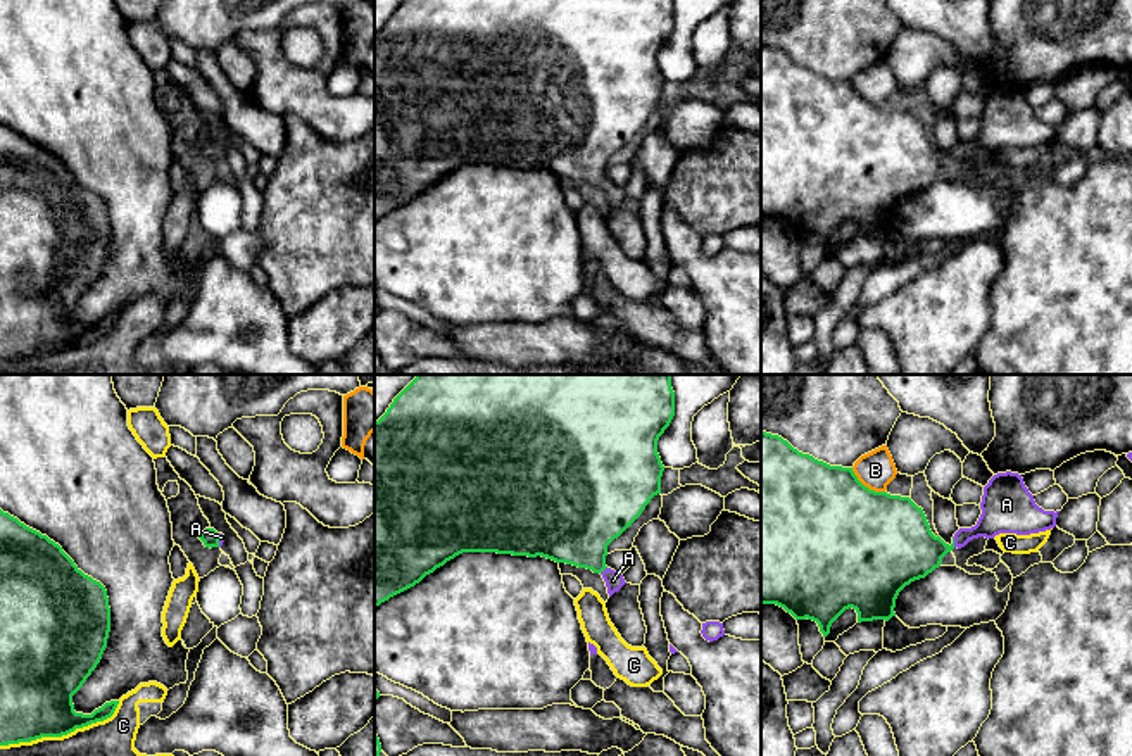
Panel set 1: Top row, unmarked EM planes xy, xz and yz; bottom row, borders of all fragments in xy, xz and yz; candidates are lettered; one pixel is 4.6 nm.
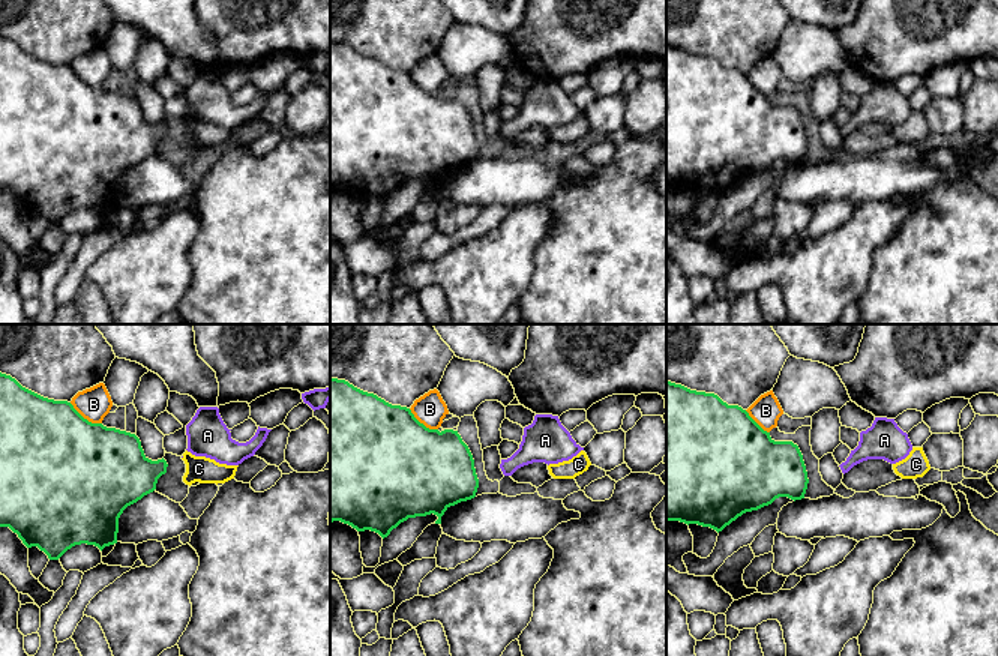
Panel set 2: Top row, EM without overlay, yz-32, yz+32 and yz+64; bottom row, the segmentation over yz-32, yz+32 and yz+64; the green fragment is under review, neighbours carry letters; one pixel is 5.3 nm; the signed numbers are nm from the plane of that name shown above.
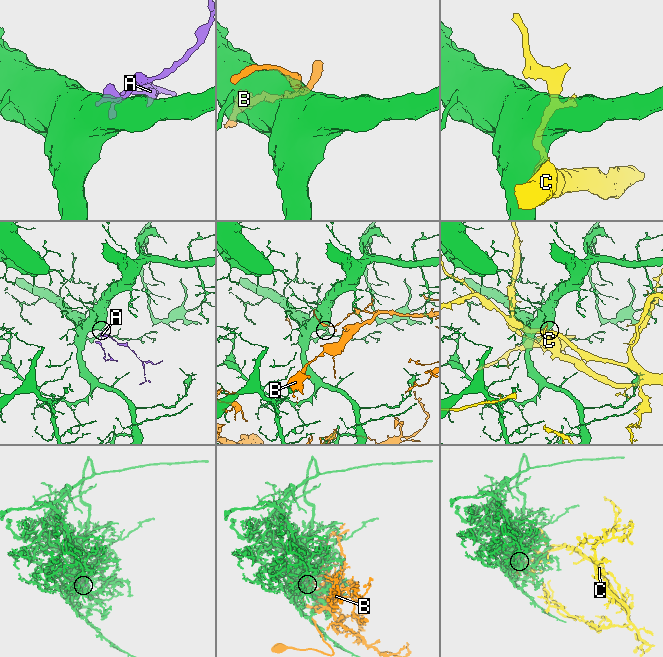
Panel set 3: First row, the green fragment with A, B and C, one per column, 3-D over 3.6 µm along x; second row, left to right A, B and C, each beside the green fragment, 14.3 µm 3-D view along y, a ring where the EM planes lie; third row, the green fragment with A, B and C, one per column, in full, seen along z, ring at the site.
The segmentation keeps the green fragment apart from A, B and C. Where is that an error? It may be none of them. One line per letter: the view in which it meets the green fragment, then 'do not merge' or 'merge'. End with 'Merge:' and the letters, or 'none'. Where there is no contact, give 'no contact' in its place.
A: yz | merge
B: yz | do not merge
C: xy | do not merge
Merge: A

